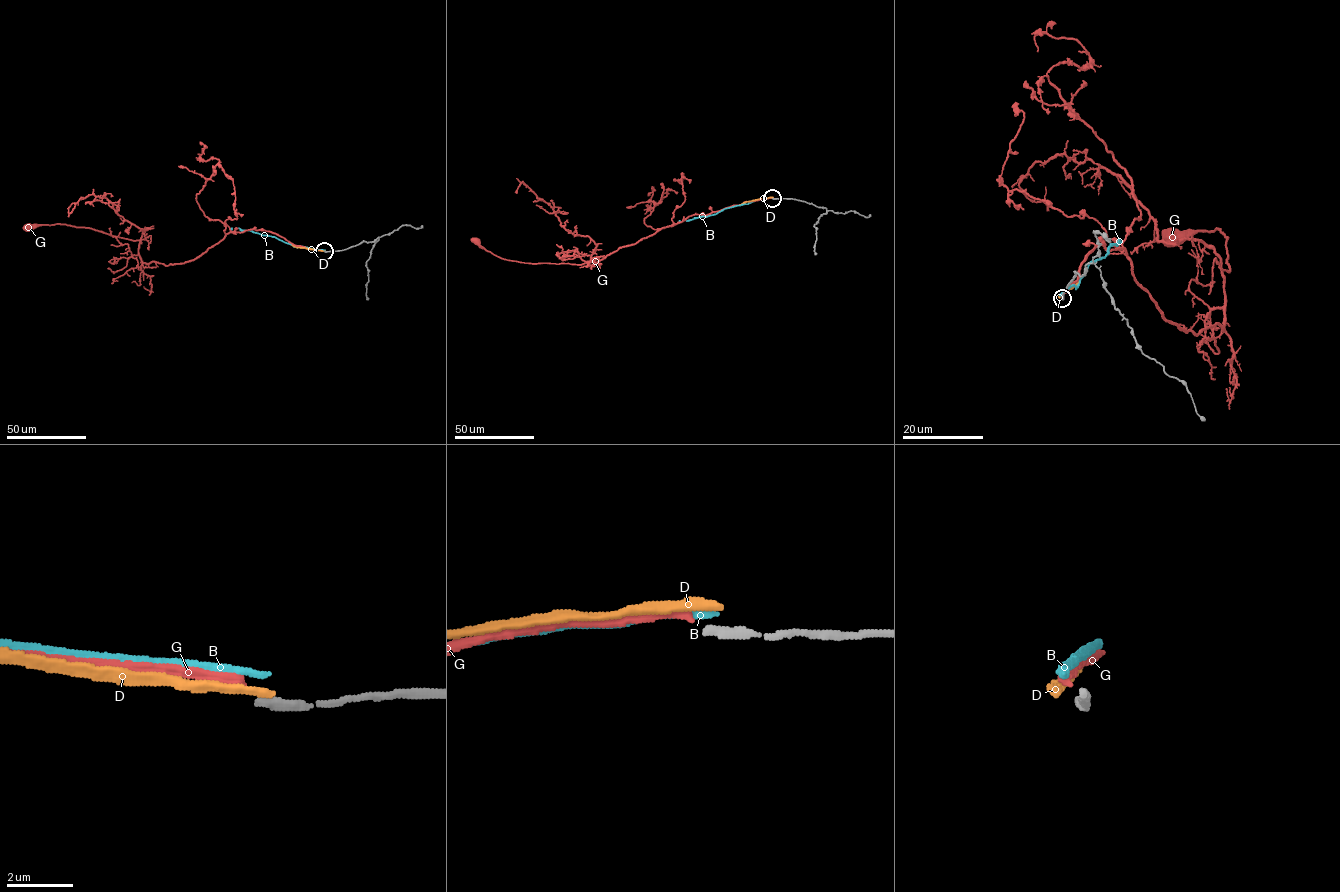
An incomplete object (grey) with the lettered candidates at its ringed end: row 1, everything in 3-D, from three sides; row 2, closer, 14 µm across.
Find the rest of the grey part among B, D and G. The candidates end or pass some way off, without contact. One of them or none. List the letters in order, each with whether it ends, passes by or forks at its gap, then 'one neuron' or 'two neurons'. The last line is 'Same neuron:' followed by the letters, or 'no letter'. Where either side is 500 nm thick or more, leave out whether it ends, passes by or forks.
B: it ends there; two neurons
D: it ends there; two neurons
G: it ends there; two neurons
Same neuron: no letter

